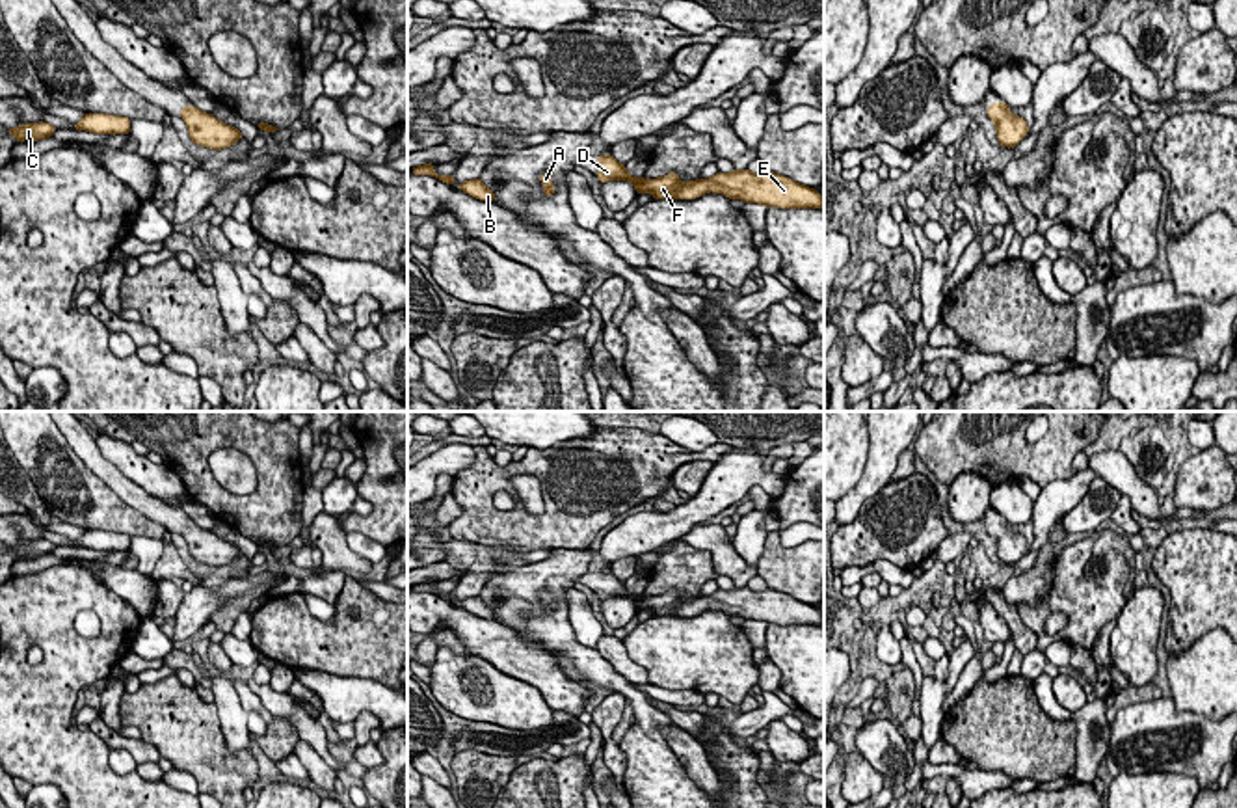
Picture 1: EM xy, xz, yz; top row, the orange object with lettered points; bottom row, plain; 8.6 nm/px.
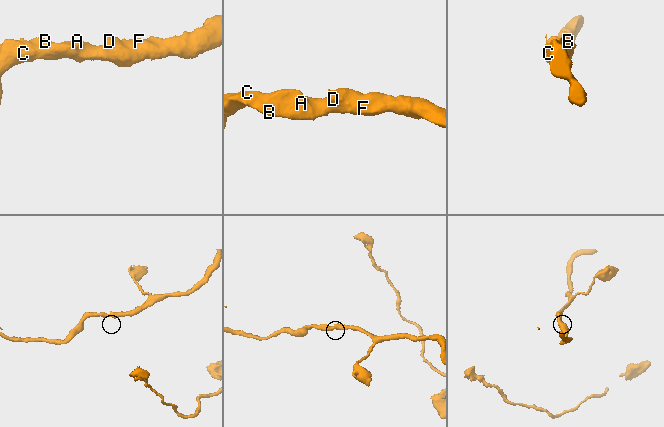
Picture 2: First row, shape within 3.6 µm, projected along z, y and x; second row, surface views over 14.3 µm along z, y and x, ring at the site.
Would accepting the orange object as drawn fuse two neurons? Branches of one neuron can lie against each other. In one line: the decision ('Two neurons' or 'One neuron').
One neuron

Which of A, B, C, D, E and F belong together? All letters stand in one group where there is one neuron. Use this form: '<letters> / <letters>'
A B C D E F

